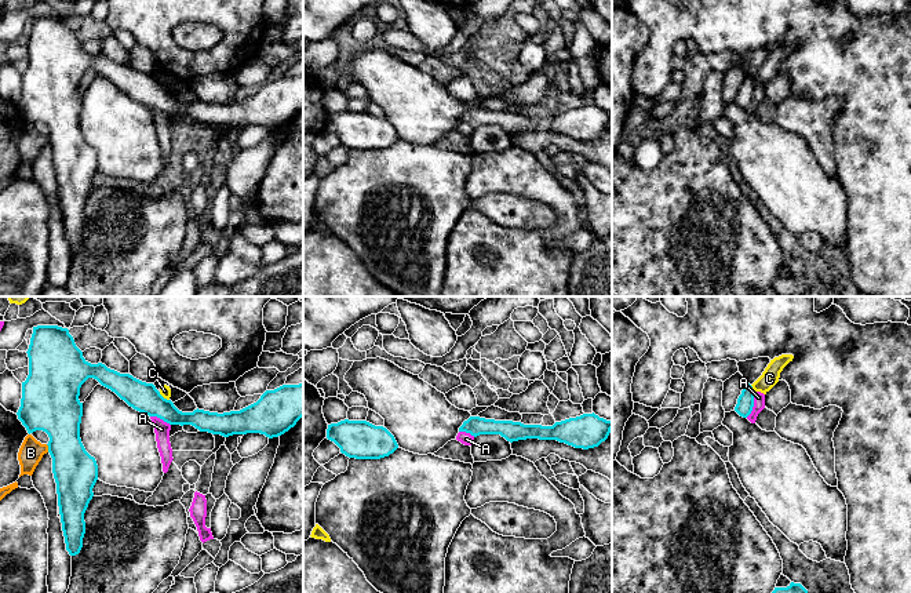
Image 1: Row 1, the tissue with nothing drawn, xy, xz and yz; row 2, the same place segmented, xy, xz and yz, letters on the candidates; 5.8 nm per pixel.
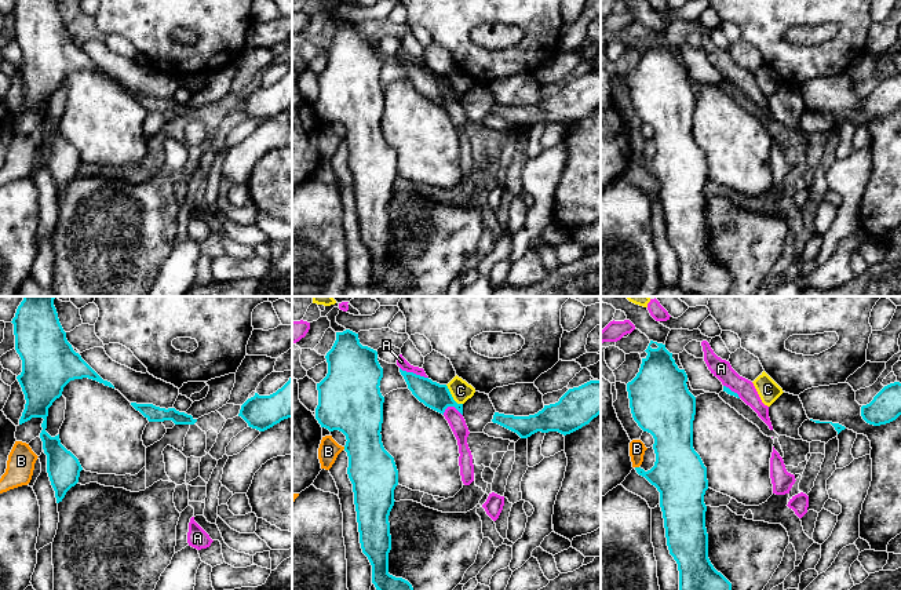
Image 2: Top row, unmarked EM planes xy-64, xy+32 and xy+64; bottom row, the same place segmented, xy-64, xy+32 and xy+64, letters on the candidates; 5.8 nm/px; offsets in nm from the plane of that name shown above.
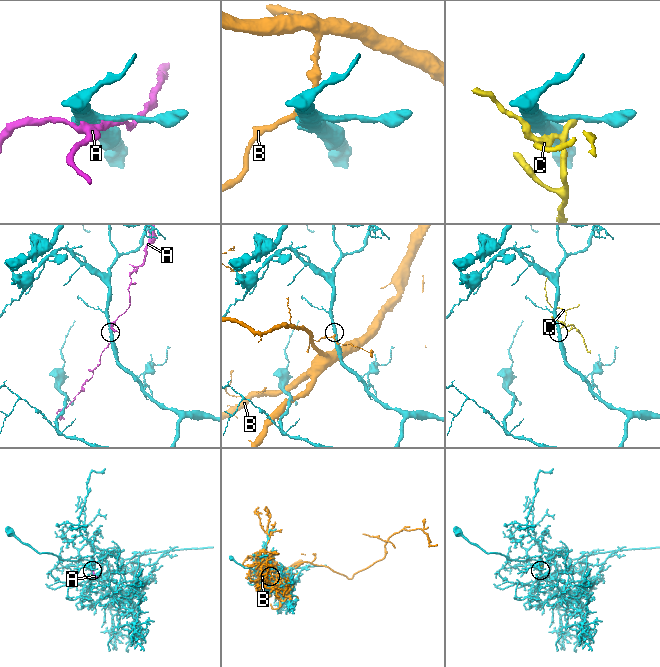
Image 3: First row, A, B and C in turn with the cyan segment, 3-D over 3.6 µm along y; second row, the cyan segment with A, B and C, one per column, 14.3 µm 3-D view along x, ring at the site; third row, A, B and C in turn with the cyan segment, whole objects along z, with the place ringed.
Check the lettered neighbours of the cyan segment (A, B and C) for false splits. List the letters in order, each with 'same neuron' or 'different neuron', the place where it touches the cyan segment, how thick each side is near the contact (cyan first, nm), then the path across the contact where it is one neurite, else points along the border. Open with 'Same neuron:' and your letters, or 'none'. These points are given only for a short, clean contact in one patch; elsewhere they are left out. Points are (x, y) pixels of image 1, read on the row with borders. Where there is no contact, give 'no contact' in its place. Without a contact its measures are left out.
Same neuron: none
A: different neuron; meets cyan in yz at (753, 406); 100 nm thick on the cyan side, 60 nm on the other; border along yz (754, 393), (753, 410), (746, 417)
B: different neuron; meets cyan in xy at (48, 448); 320 nm thick on the cyan side, 140 nm on the other
C: different neuron; meets cyan in xy at (163, 397); 170 nm thick on the cyan side, 60 nm on the other; border along xy (159, 392), (168, 400)

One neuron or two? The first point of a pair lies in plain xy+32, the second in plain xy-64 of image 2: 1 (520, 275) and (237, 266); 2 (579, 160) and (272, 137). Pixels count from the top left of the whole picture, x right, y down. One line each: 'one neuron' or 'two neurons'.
1: one neuron
2: two neurons

